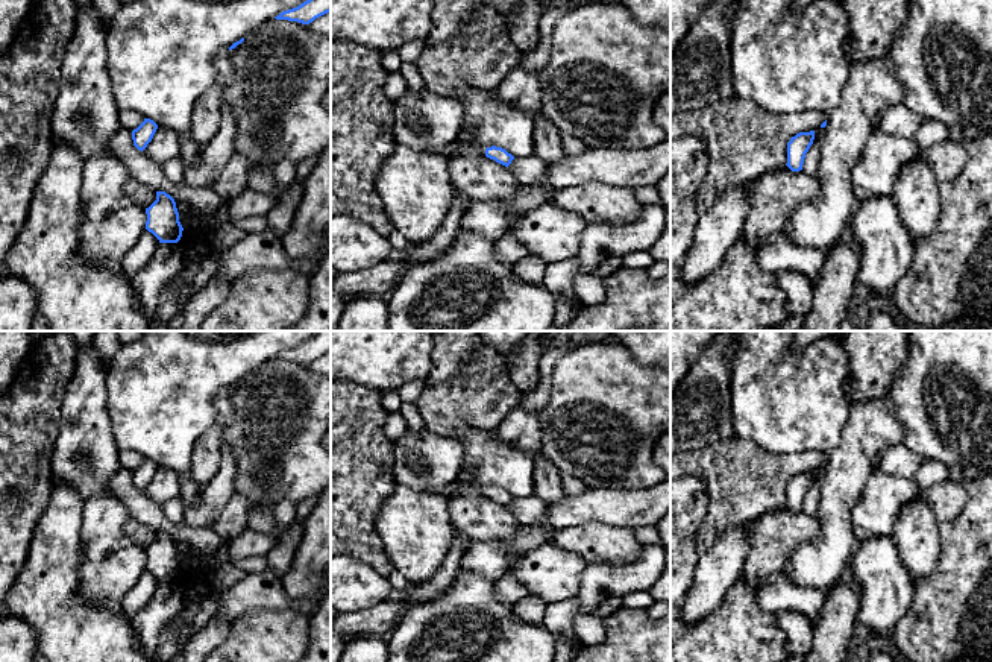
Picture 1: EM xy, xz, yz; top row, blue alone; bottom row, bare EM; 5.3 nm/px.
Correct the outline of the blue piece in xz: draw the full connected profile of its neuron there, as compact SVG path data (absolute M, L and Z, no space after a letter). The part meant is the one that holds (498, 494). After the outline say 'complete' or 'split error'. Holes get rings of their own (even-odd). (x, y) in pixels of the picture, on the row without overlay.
M487 487L485 489L485 496L490 500L494 500L496 503L508 507L511 504L511 501L514 500L514 496L511 493L508 493L505 489L502 487Z; complete

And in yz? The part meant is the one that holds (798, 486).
M815 471L810 472L799 472L790 478L787 483L787 507L792 512L802 510L805 493L808 492L810 486L815 480Z; complete

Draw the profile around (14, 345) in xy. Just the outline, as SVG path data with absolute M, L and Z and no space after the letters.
M0 331L0 396L11 386L30 348L30 331Z

